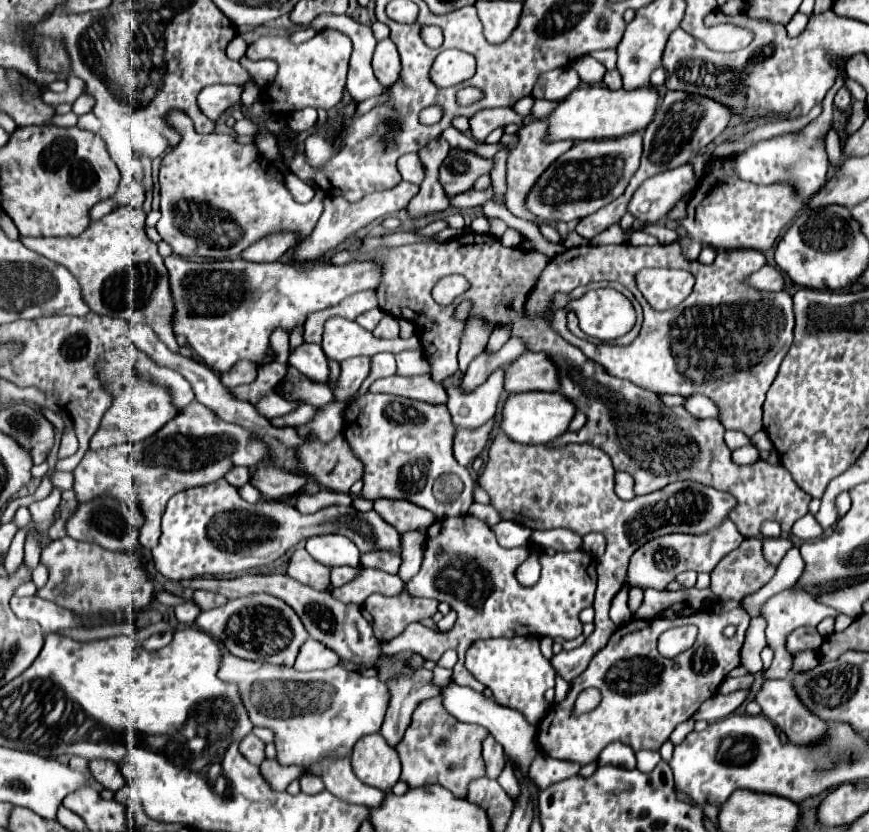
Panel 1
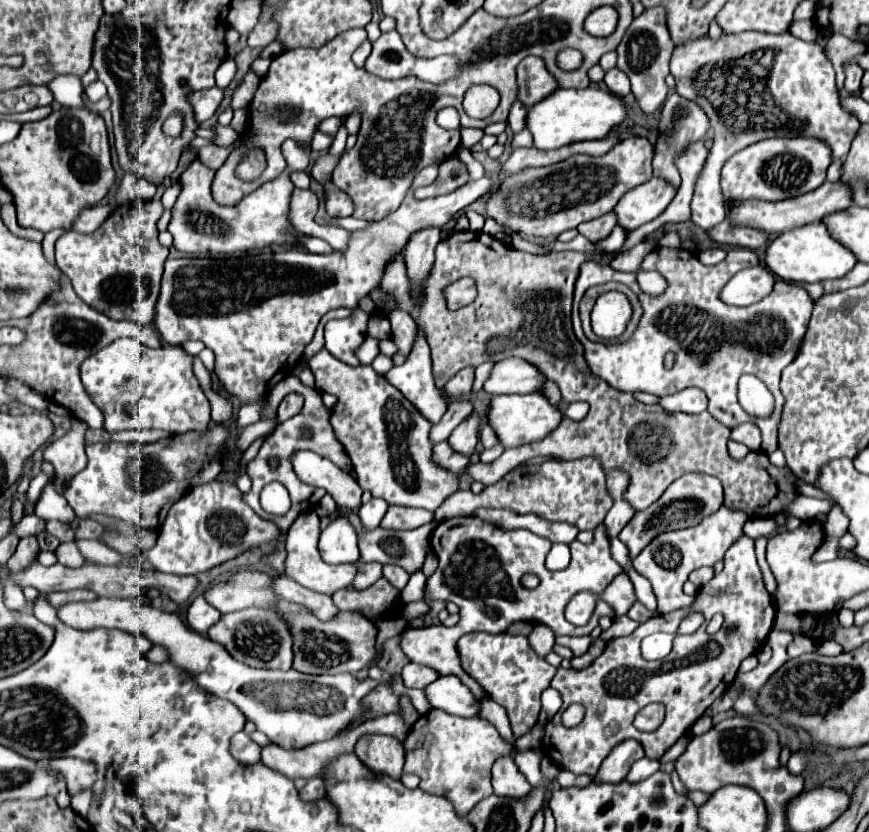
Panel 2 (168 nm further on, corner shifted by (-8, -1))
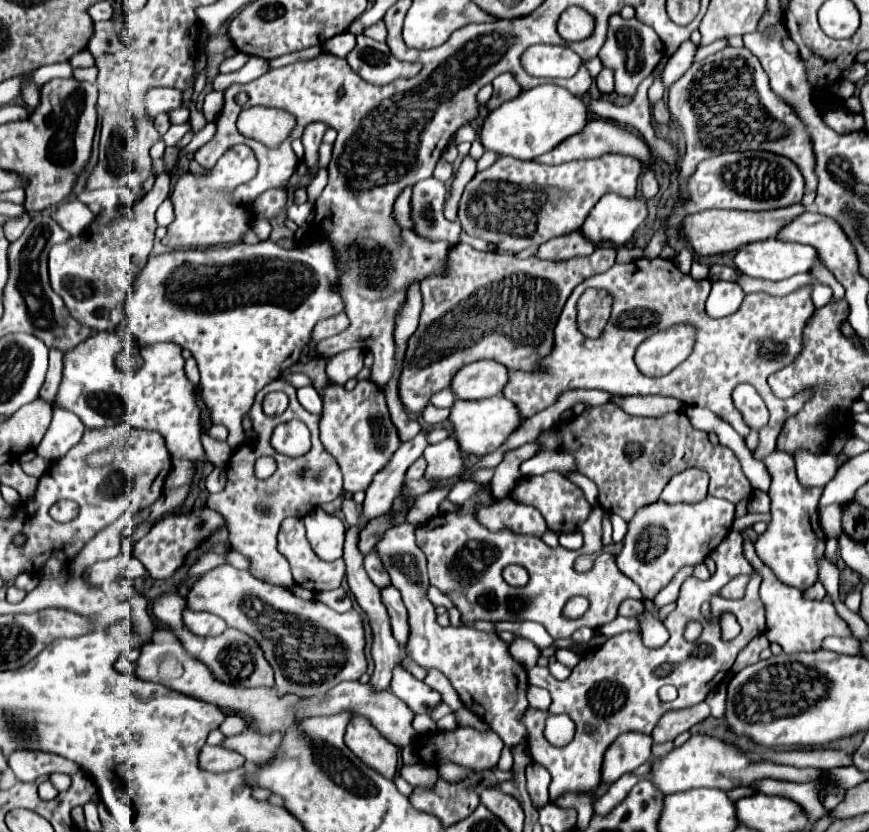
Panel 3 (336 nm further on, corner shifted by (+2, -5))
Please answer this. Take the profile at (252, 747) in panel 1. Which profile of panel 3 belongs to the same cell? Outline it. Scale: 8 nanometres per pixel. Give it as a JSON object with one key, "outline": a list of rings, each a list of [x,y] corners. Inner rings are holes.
{"outline":[[[203,746],[199,752],[199,768],[207,772],[229,772],[235,768],[241,768],[245,764],[245,758],[233,750],[221,748],[221,746]]]}

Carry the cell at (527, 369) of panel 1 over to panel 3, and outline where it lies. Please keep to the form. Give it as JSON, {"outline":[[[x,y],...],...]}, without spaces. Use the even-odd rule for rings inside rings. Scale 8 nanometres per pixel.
{"outline":[[[471,362],[457,370],[457,374],[451,378],[449,390],[461,400],[481,400],[489,396],[501,394],[503,386],[507,382],[507,368],[499,362]]]}

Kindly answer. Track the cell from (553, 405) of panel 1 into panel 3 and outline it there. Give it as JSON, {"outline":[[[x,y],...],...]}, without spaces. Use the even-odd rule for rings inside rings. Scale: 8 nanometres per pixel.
{"outline":[[[491,396],[483,400],[455,400],[451,406],[449,422],[453,426],[453,436],[465,454],[485,456],[495,452],[505,438],[519,428],[521,416],[517,416],[517,408],[503,396]]]}

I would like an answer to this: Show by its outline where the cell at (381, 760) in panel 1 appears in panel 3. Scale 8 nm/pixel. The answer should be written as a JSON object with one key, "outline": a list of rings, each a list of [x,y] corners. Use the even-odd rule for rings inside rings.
{"outline":[[[353,714],[345,730],[345,744],[381,776],[391,780],[397,774],[397,746],[393,746],[377,728],[373,728],[365,716]]]}

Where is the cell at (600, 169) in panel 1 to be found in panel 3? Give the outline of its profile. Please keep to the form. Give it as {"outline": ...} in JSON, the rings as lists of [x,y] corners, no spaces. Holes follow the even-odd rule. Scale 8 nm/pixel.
{"outline":[[[603,154],[601,158],[573,160],[559,166],[501,156],[491,168],[477,172],[465,186],[457,222],[469,236],[483,238],[505,252],[521,252],[551,238],[577,232],[589,210],[607,192],[633,198],[641,170],[637,158],[621,154]]]}

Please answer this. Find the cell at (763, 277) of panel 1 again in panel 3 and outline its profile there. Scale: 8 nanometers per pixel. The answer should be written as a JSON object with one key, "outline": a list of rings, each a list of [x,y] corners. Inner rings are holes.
{"outline":[[[713,282],[711,294],[707,300],[707,314],[713,318],[723,318],[739,310],[745,292],[735,282]]]}

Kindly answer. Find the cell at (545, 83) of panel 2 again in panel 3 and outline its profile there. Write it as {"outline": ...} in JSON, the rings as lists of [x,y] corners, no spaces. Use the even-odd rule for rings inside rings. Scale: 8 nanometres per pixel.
{"outline":[[[501,74],[499,78],[493,80],[493,96],[485,104],[487,110],[499,108],[499,104],[507,102],[509,98],[515,98],[521,92],[521,86],[517,86],[515,78],[511,74]]]}

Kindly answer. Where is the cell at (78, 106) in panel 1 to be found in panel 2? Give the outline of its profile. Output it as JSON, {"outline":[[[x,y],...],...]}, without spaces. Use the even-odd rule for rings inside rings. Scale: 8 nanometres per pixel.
{"outline":[[[95,80],[91,86],[85,88],[85,94],[87,94],[87,100],[89,100],[91,104],[95,104],[95,102],[99,102],[99,100],[107,94],[107,88],[103,86],[103,82]]]}

